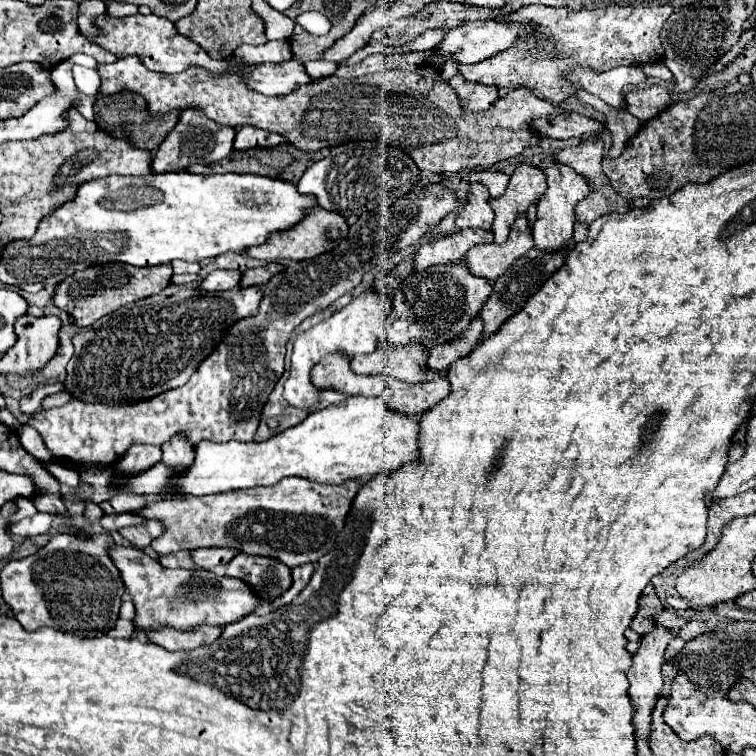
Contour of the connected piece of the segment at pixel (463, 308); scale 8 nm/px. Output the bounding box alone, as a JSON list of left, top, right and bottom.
[385,260,491,348]

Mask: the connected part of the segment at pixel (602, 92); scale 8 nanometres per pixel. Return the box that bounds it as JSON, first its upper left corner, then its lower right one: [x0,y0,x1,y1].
[563,66,645,108]

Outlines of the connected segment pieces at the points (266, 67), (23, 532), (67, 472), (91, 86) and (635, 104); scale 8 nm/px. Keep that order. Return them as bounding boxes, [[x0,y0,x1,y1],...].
[[243,60,313,96],[11,512,55,538],[43,464,79,488],[73,64,99,96],[625,84,669,124]]

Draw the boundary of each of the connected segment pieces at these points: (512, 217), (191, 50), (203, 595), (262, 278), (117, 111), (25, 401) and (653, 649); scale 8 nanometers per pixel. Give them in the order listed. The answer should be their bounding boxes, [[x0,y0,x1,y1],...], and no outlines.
[[489,164,547,244],[95,14,235,74],[111,546,261,632],[241,262,285,286],[95,92,179,152],[19,384,63,414],[627,626,677,742]]

